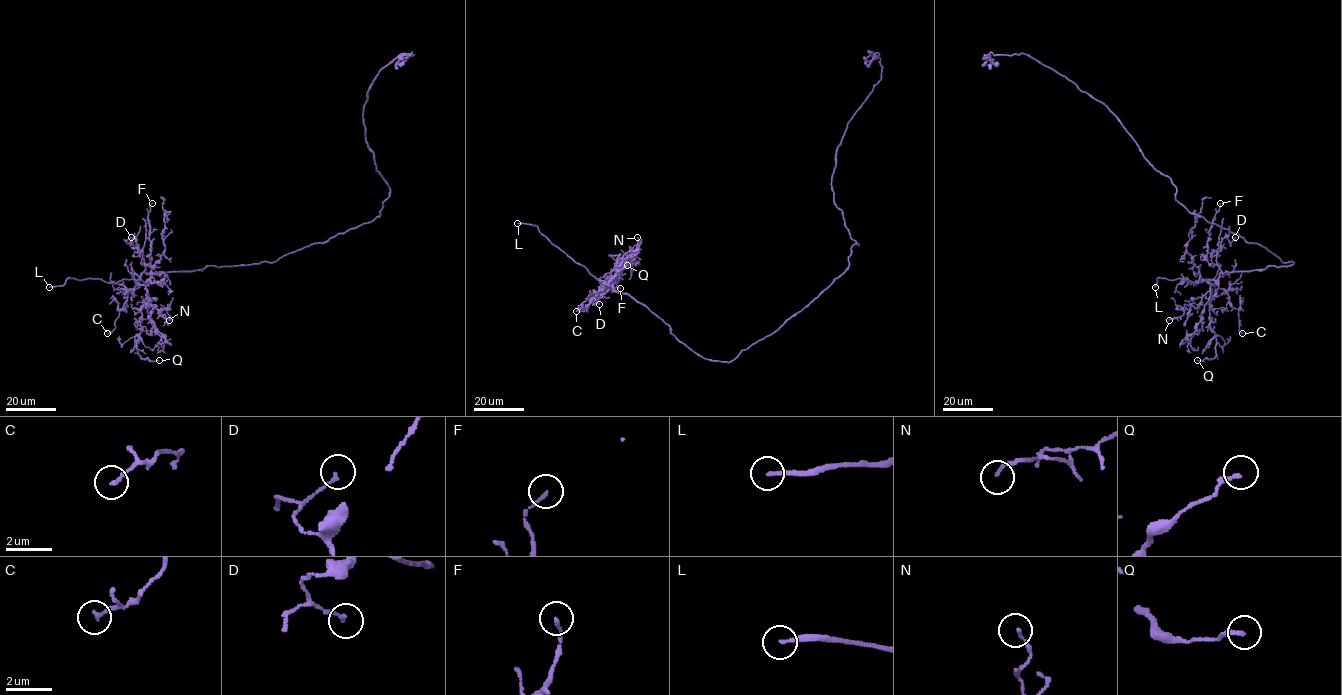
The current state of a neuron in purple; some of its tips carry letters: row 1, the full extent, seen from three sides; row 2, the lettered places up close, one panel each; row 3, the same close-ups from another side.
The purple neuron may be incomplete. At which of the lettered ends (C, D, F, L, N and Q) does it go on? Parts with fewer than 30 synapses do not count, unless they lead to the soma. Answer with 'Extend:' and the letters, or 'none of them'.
Extend: L

